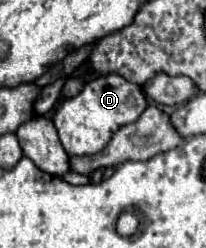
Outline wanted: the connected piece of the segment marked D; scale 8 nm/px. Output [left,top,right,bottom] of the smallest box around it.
[52,74,146,156]

